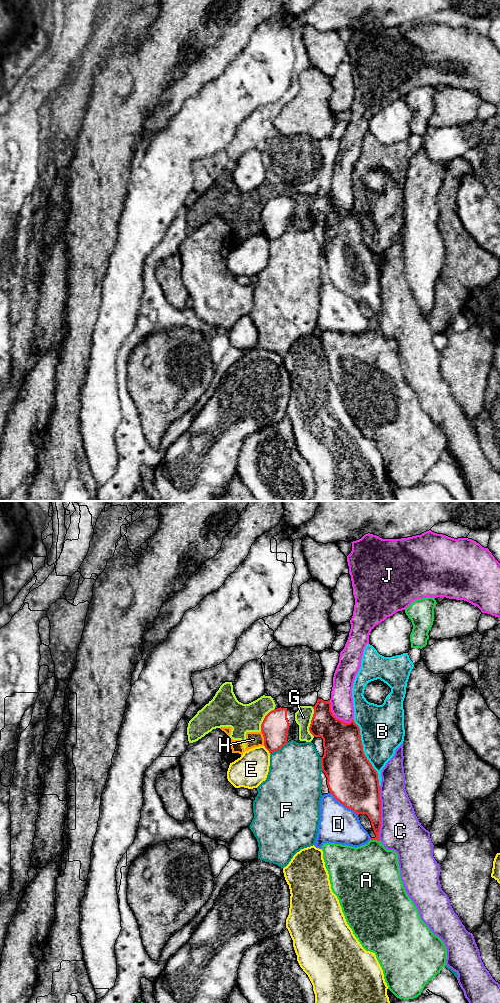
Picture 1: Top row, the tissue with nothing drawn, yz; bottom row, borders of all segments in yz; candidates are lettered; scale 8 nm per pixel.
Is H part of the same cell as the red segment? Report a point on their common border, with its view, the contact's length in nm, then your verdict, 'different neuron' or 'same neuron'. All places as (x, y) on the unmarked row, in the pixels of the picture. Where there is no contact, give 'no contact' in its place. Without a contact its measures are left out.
contact yz (264, 226); length 120 nm; different neuron

